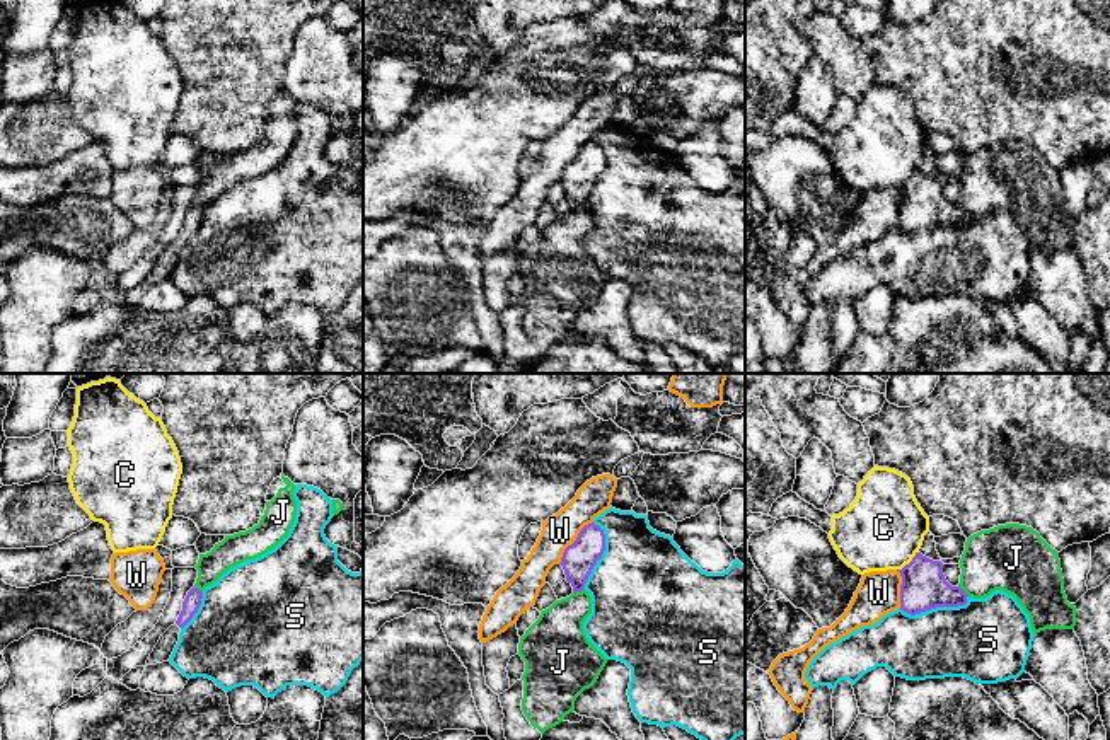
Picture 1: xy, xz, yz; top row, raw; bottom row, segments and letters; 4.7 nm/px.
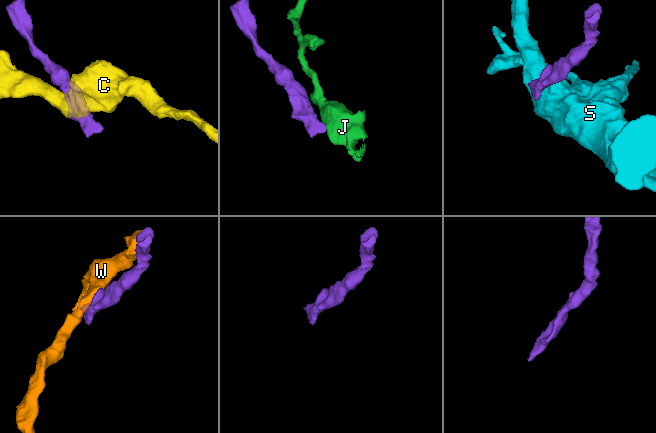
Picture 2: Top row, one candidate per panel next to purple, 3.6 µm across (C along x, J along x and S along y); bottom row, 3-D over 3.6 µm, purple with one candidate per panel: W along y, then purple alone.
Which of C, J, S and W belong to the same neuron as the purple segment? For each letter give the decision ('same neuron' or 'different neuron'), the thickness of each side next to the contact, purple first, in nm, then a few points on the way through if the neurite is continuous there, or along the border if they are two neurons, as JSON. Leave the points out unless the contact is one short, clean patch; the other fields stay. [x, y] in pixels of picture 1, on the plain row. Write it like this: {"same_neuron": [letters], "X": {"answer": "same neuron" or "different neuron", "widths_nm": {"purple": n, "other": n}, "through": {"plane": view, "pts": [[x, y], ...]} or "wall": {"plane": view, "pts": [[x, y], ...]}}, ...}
{"same_neuron": [], "C": {"answer": "different neuron", "widths_nm": {"purple": 220, "other": 380}}, "J": {"answer": "different neuron", "widths_nm": {"purple": 160, "other": 260}, "wall": {"plane": "xz", "pts": [[583, 205], [573, 212]]}}, "S": {"answer": "different neuron", "widths_nm": {"purple": 220, "other": 360}}, "W": {"answer": "different neuron", "widths_nm": {"purple": 160, "other": 160}}}

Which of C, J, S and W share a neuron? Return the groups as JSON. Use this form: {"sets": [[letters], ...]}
{"sets": [["C"], ["J"], ["S"], ["W"]]}

